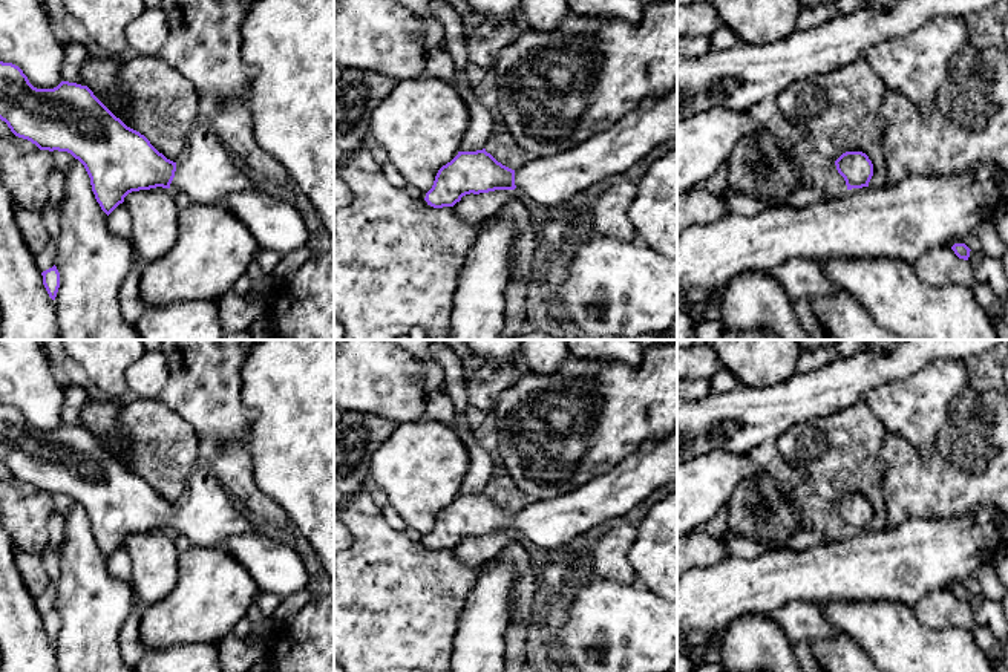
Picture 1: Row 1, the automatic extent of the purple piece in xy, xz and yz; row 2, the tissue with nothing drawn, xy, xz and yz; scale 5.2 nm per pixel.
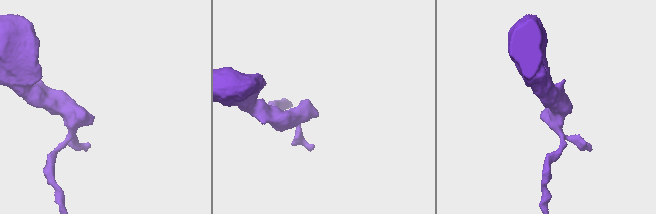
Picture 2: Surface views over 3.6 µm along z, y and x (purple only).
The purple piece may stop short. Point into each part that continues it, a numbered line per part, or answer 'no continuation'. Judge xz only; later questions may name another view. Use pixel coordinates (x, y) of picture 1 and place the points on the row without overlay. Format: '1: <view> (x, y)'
1: xz (550, 524)

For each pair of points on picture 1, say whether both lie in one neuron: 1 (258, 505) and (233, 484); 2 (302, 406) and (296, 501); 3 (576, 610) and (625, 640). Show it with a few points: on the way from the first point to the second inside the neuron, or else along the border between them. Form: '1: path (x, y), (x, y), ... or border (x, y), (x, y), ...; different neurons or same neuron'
1: path (252, 499), (239, 487); same neuron
2: path (302, 429), (302, 478); same neuron
3: path (589, 614), (601, 619), (613, 631); same neuron

